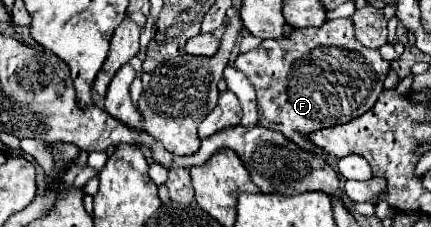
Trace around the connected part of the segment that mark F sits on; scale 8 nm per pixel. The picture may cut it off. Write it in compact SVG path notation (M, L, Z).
M338 18L320 28L292 30L290 36L262 40L258 48L240 54L234 68L246 74L256 90L258 124L282 132L306 150L316 150L304 136L366 114L384 90L390 64L378 50L366 48L356 40L350 18Z

